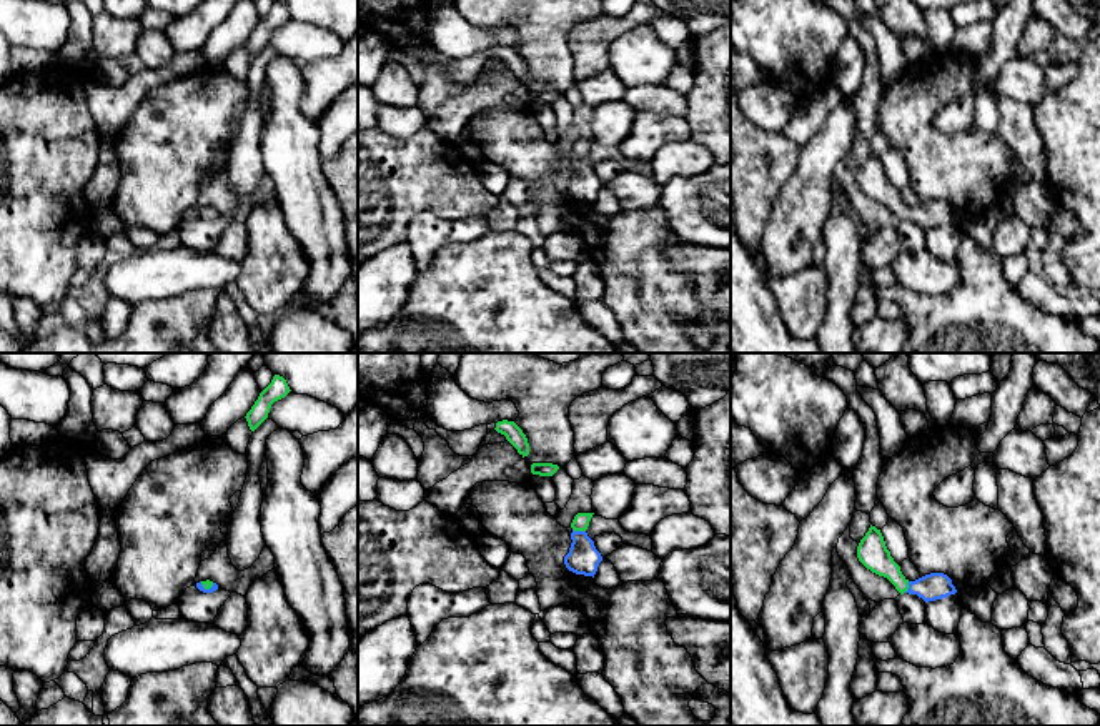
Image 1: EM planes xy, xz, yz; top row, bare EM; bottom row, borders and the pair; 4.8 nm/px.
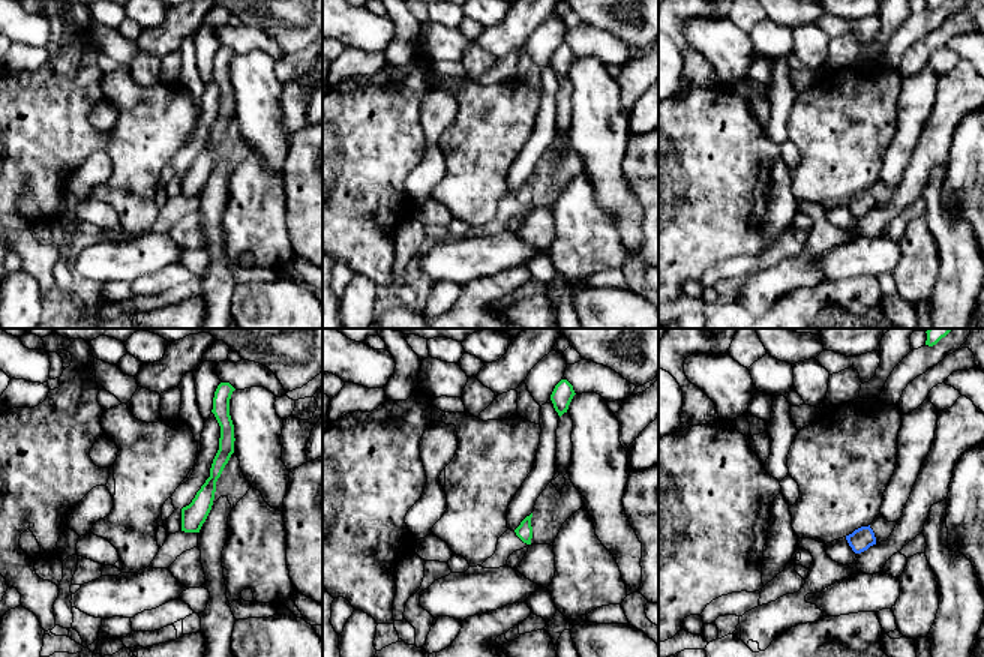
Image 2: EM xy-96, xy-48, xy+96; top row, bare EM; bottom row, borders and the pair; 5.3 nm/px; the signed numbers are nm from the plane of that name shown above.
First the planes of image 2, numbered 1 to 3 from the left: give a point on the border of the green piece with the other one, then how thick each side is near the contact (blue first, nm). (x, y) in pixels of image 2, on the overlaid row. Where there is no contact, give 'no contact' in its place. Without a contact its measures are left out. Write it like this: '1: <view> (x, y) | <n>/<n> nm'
1: no contact
2: no contact
3: no contact

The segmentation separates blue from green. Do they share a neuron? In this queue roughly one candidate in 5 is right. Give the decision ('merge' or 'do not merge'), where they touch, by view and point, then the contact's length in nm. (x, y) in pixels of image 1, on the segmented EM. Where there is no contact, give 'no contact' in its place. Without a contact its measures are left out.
merge; meets blue in xz at (579, 532); contact 70 nm long

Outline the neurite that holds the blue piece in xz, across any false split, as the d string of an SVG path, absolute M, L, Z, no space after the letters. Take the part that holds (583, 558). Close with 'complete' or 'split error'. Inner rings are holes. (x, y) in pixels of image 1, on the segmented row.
M577 513L571 523L571 548L564 556L564 564L576 574L592 576L602 561L601 553L596 549L594 541L587 536L586 530L594 513Z; split error

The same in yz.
M872 525L857 546L857 558L867 569L887 578L900 594L917 594L929 603L957 593L952 579L944 573L930 573L909 581L890 556L880 530Z; split error

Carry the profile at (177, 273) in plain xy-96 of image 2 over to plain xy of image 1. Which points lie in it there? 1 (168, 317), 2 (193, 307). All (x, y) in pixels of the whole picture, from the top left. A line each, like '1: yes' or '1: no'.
1: yes
2: yes

